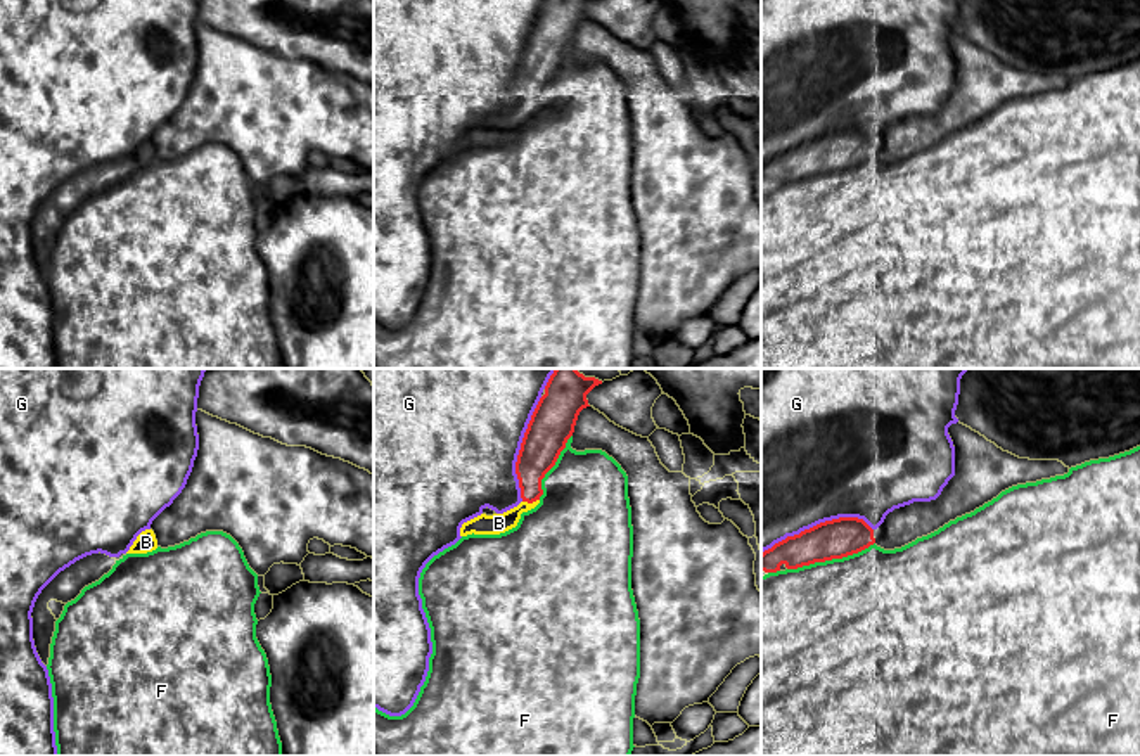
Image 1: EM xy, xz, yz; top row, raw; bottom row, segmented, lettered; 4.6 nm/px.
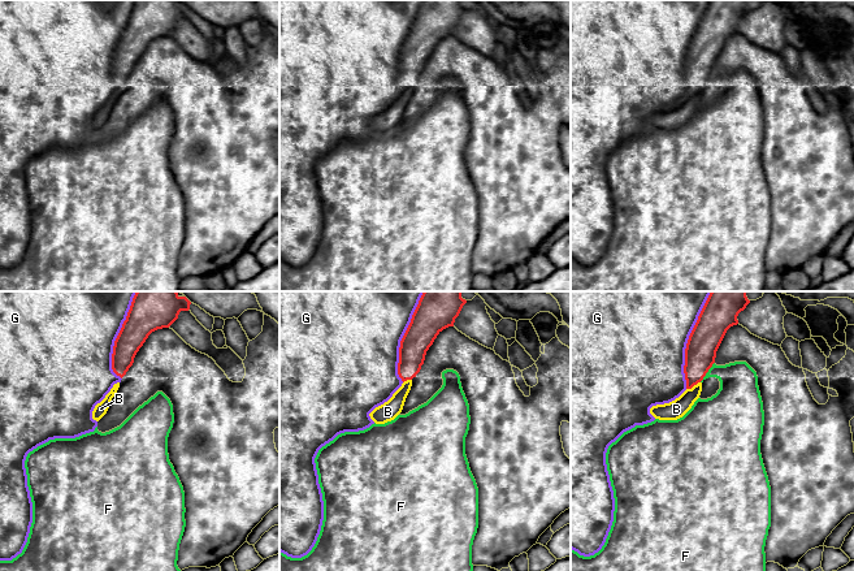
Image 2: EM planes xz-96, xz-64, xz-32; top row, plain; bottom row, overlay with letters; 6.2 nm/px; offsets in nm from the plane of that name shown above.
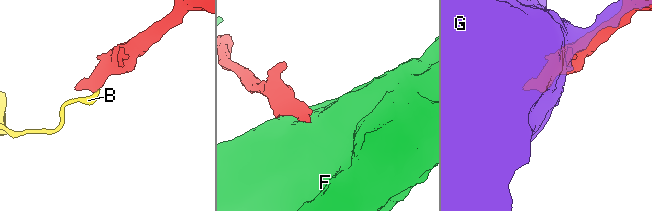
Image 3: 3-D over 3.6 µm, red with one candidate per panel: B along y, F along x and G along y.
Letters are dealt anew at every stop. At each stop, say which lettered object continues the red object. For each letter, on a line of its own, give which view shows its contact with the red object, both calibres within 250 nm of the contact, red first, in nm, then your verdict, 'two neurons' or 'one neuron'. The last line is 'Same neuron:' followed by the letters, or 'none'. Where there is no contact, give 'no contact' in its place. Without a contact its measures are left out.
B: xz | 180/100 nm | two neurons
F: yz | 180/500 nm | two neurons
G: yz | 180/500 nm | two neurons
Same neuron: none

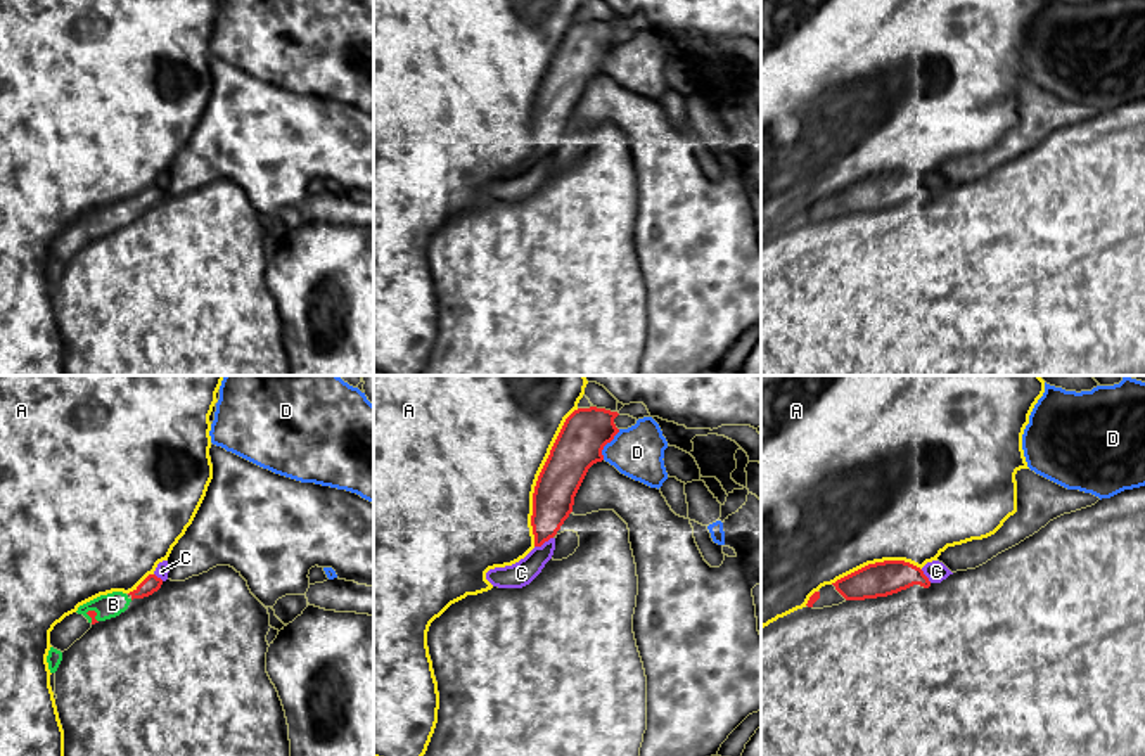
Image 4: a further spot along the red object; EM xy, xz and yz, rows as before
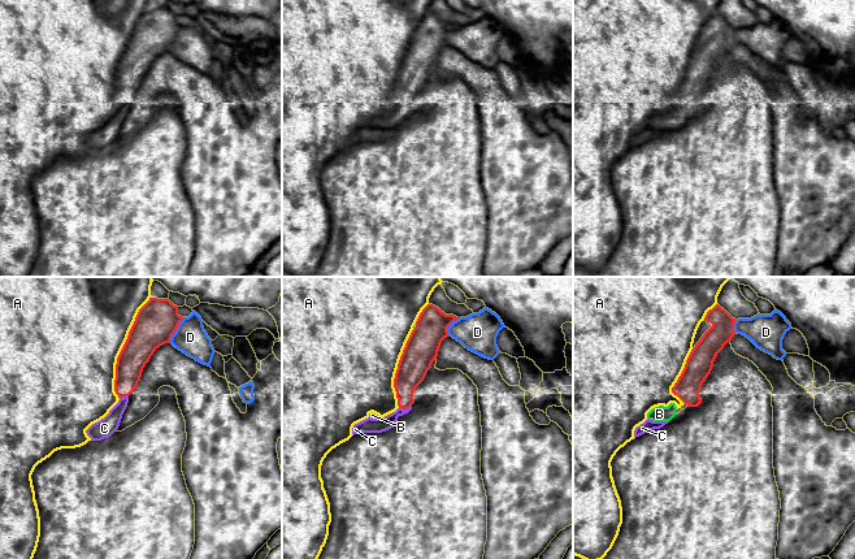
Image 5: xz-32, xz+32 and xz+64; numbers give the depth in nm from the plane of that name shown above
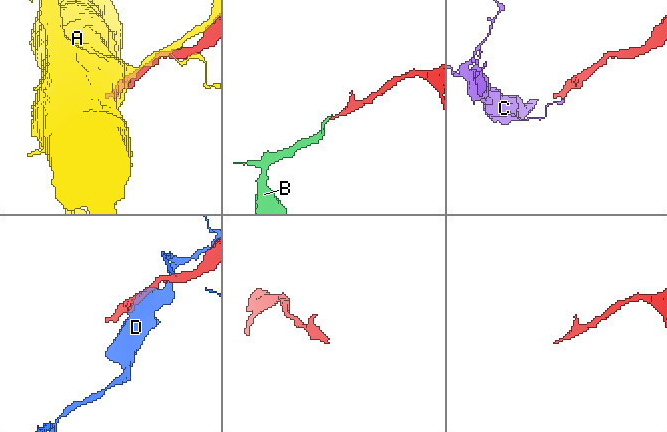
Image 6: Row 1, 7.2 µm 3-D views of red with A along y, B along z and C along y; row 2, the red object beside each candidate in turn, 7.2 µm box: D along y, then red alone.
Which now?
A: xz | 220/500 nm | two neurons
B: xy | 40/110 nm | one neuron
C: xz | 190/120 nm | two neurons
D: xz | 220/240 nm | two neurons
Same neuron: B

